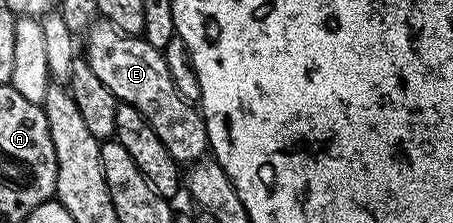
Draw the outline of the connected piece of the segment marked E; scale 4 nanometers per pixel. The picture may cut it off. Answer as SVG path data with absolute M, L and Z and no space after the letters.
M97 19L91 24L91 28L85 34L85 40L87 40L85 60L89 63L89 67L93 67L97 79L101 79L101 83L105 83L105 87L109 87L109 91L113 91L113 95L118 101L137 107L137 111L141 111L141 115L145 115L149 127L153 127L153 131L157 131L161 143L165 143L169 155L173 155L175 161L190 163L200 160L208 152L207 123L203 120L203 114L192 102L179 97L177 87L173 83L173 75L169 75L169 67L165 67L165 59L160 50L153 48L149 42L143 40L142 36L125 35L121 31L117 31L117 27L113 27L113 23L102 19Z

